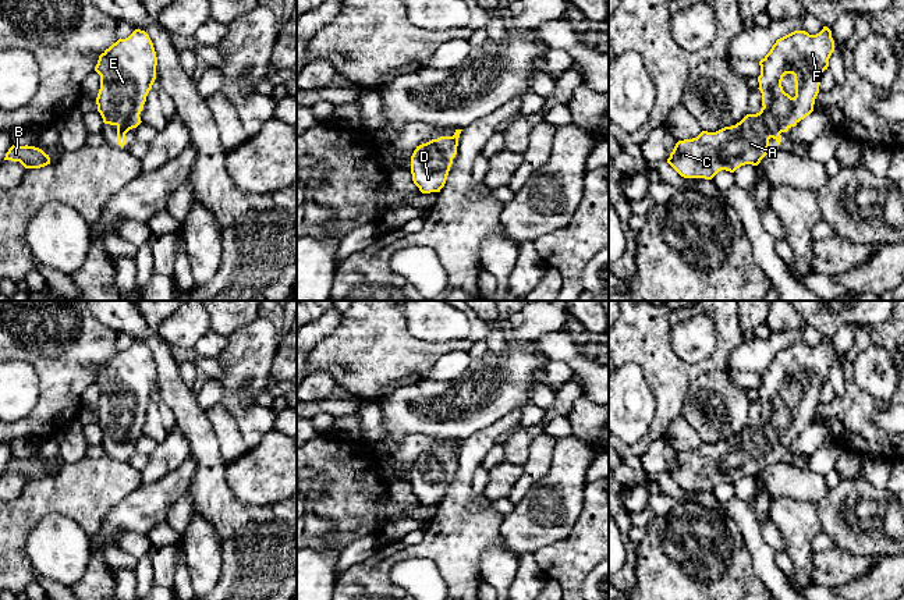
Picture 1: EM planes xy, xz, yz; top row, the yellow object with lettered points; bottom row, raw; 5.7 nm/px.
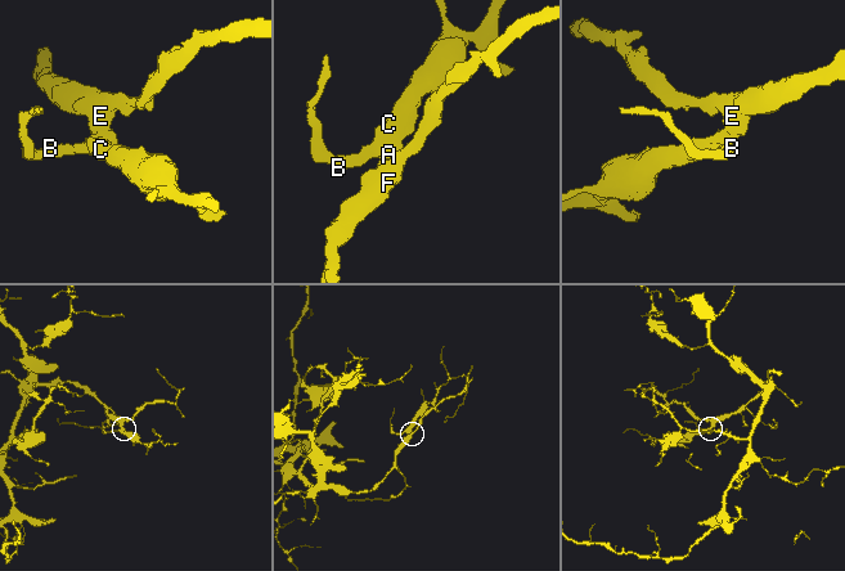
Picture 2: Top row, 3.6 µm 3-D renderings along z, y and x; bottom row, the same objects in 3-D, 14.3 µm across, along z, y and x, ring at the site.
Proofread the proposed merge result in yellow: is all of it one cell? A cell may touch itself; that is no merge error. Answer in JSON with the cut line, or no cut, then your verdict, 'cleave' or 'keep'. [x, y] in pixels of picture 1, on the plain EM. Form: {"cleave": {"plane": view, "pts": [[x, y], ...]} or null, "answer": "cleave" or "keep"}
{"cleave": null, "answer": "keep"}

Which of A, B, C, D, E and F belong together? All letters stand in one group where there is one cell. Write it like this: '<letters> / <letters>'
A B C D E F

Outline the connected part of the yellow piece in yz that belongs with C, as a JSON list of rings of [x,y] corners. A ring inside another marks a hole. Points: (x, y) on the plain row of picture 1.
[[[827,338],[816,347],[809,347],[805,342],[794,342],[772,358],[770,363],[759,373],[761,387],[758,388],[759,402],[762,405],[762,420],[756,426],[747,426],[740,434],[731,439],[724,439],[716,444],[702,443],[696,450],[678,452],[667,471],[667,475],[684,490],[705,490],[712,491],[719,483],[726,482],[734,484],[745,476],[758,477],[769,465],[769,451],[773,450],[777,457],[781,454],[781,444],[787,444],[801,432],[813,423],[815,411],[819,405],[820,388],[829,379],[829,370],[834,363],[834,352],[832,342]],[[786,386],[794,387],[795,408],[791,409],[783,402],[781,393]]]

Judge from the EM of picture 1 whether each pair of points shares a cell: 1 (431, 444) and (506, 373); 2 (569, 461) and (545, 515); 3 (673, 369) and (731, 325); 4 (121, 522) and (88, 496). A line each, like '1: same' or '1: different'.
1: different
2: same
3: same
4: different

